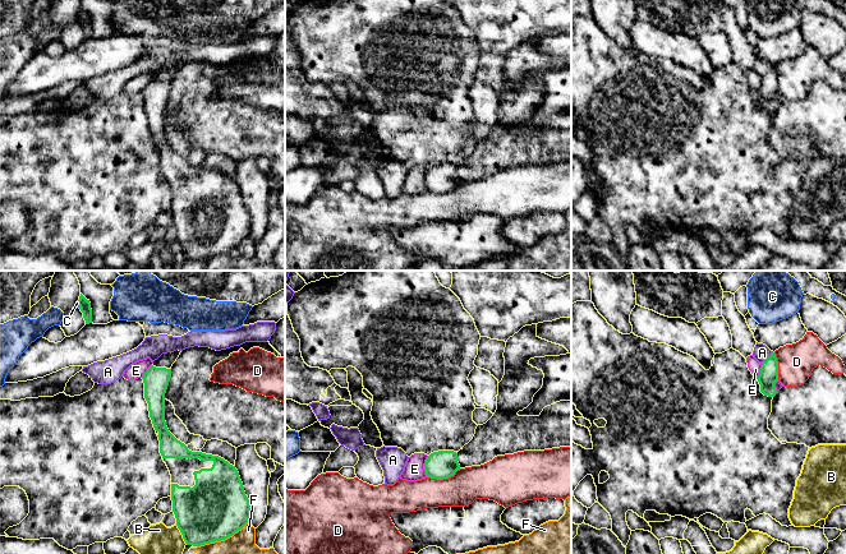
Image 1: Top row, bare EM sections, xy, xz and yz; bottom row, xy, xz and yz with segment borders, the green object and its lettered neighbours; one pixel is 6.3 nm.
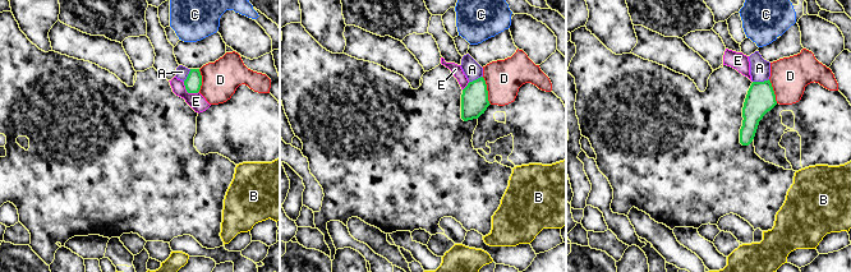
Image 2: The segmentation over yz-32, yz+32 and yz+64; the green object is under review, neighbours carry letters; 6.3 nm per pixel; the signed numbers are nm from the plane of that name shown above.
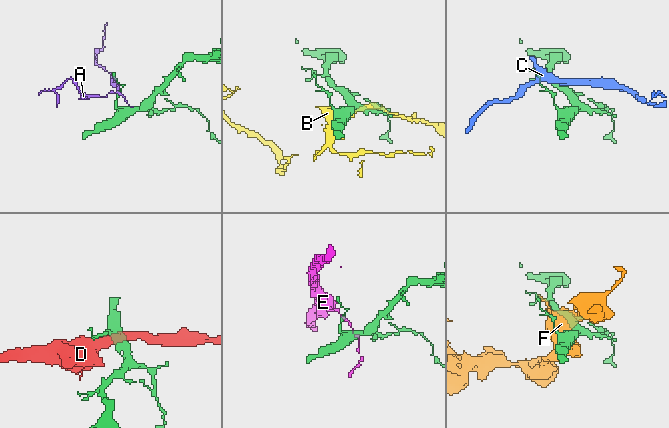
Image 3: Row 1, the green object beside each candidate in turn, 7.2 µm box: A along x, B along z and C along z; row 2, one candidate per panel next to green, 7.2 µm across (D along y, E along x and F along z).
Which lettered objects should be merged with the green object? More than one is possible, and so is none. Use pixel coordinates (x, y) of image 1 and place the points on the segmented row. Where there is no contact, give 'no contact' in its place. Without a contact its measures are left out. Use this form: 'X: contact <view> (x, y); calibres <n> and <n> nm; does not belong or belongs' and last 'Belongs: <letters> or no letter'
A: contact yz (768, 358); calibres 120 and 100 nm; does not belong
B: contact xy (182, 534); calibres 380 and 190 nm; does not belong
C: contact xy (78, 304); calibres 70 and 20 nm; does not belong
D: contact xz (444, 478); calibres 180 and 220 nm; does not belong
E: contact xz (424, 466); calibres 180 and 130 nm; does not belong
F: contact xy (223, 539); calibres 400 and 150 nm; does not belong
Belongs: no letter

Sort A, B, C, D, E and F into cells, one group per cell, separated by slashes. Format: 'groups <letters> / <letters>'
groups A B / C / D / E / F

